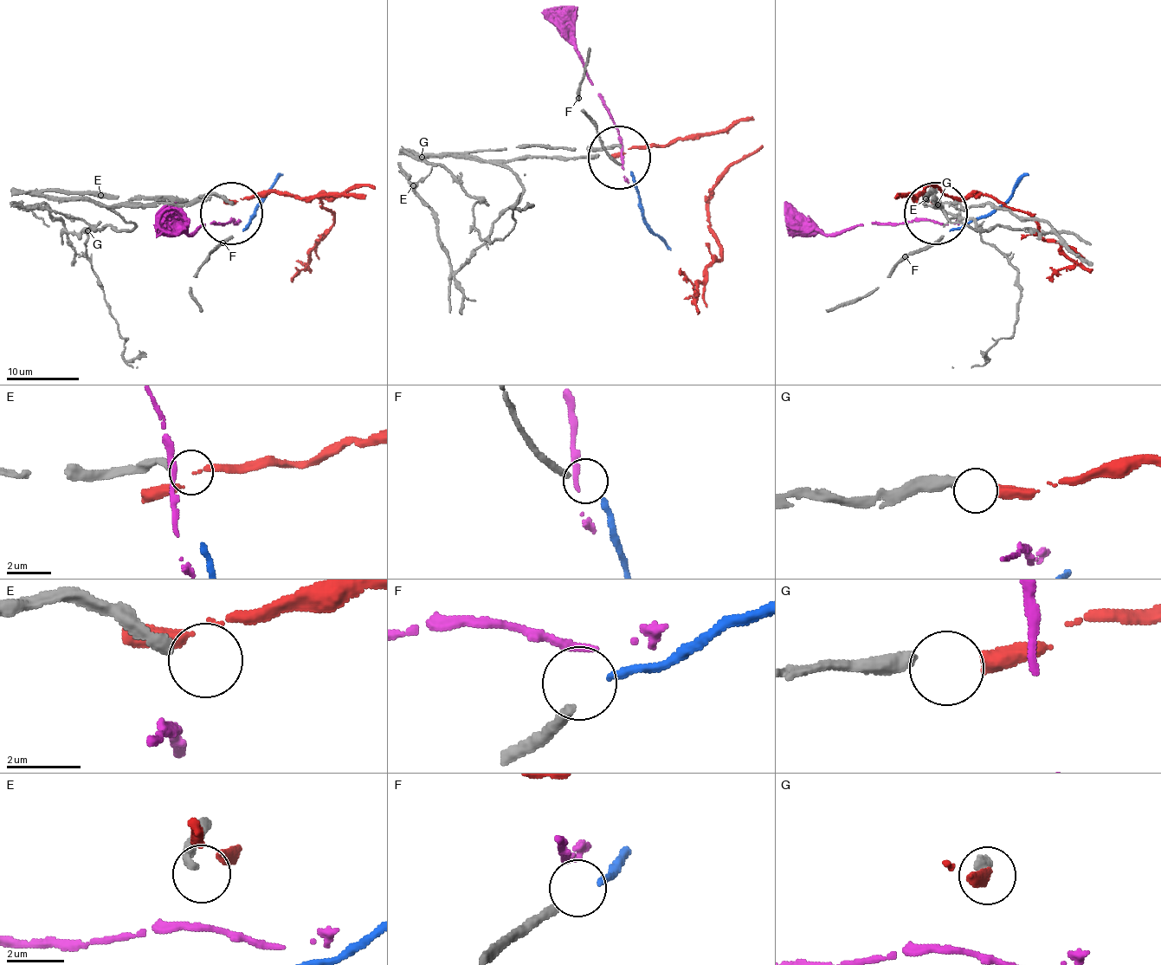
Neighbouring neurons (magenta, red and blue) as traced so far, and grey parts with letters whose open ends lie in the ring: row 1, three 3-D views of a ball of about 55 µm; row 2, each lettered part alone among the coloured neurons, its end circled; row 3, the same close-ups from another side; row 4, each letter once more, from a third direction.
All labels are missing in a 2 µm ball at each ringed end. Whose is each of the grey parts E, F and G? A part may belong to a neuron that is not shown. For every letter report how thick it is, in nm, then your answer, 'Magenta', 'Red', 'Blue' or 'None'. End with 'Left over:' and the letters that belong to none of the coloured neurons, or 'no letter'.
E: Thickness 280 nm. None
F: Thickness 300 nm. Blue
G: Thickness 460 nm. Red
Left over: E

